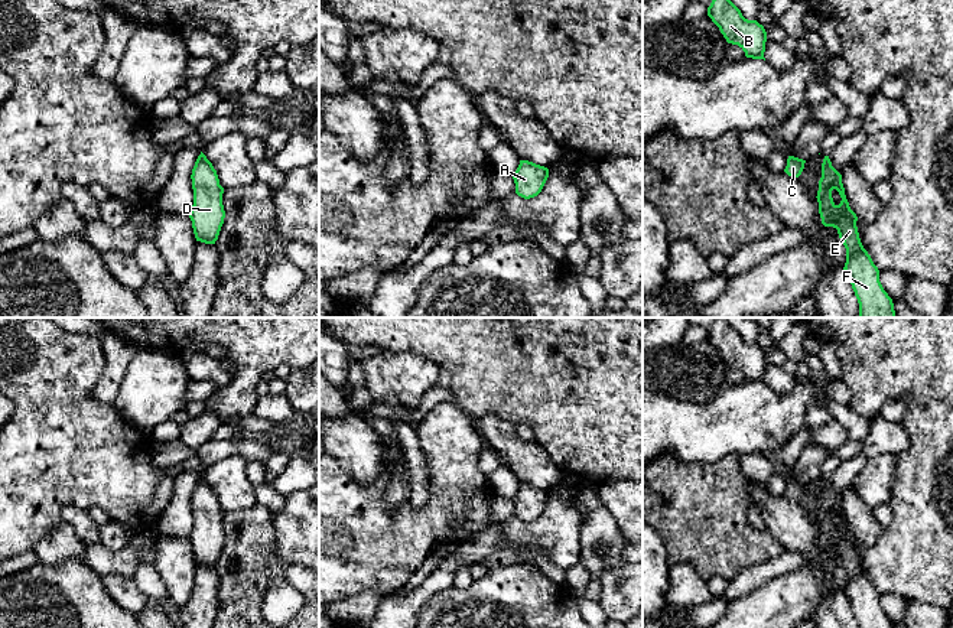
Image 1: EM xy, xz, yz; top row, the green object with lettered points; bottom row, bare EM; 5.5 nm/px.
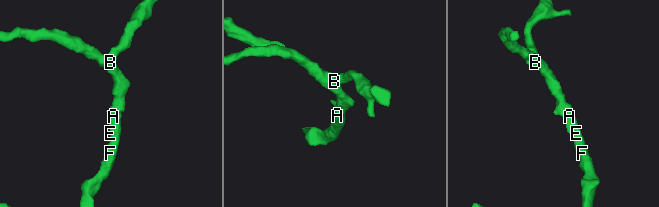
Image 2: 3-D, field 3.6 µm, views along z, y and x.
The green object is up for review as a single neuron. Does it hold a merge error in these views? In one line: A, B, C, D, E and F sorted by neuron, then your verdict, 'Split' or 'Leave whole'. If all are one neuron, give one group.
Groups: A B C D E F. Leave whole

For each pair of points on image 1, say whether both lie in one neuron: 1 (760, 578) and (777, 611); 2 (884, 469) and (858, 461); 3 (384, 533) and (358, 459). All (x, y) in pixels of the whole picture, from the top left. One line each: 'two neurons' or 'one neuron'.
1: two neurons
2: two neurons
3: two neurons

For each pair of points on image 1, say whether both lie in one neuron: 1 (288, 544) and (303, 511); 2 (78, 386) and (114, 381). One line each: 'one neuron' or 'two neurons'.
1: one neuron
2: two neurons

